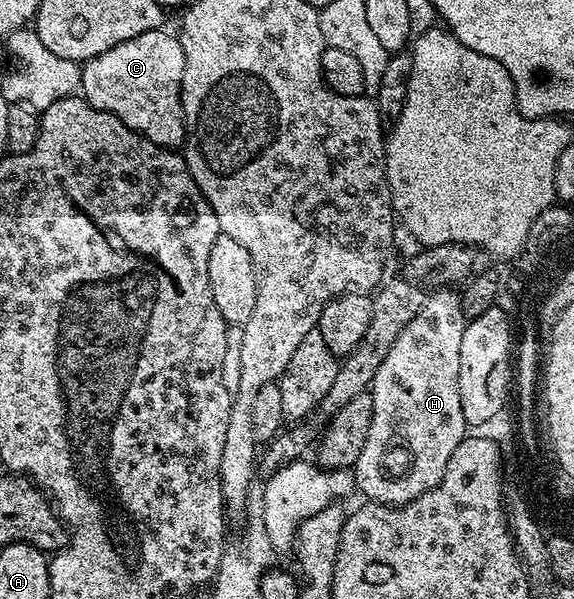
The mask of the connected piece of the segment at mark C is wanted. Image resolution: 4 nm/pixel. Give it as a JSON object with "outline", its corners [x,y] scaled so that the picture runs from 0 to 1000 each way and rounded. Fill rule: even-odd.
{"outline":[[[293,48],[249,53],[220,70],[200,73],[186,87],[157,97],[141,110],[139,155],[150,170],[188,190],[199,190],[221,214],[242,220],[272,244],[308,247],[322,235],[322,195],[315,172],[315,135],[322,119],[322,95],[315,65],[307,55],[293,57]]]}

